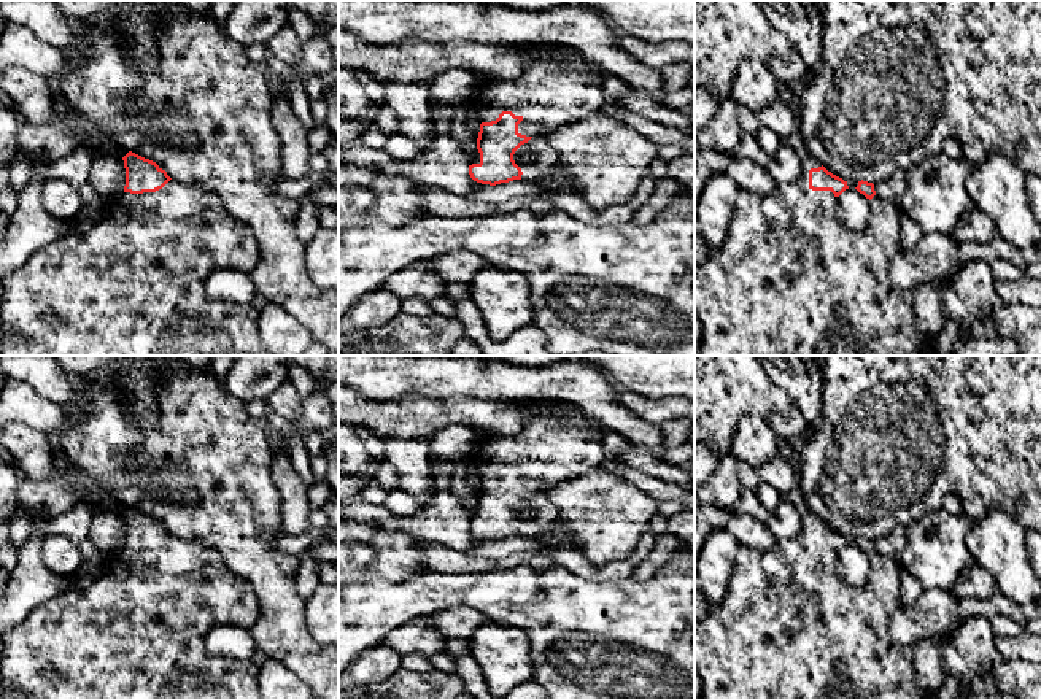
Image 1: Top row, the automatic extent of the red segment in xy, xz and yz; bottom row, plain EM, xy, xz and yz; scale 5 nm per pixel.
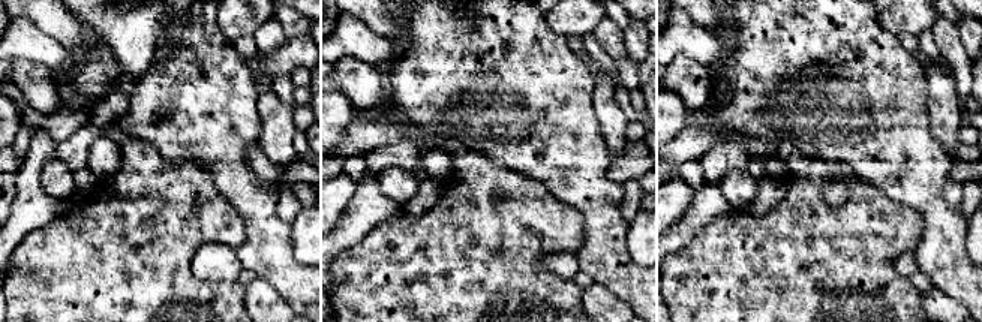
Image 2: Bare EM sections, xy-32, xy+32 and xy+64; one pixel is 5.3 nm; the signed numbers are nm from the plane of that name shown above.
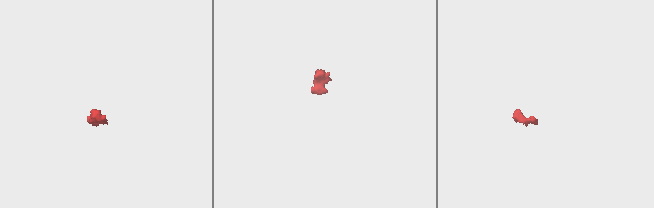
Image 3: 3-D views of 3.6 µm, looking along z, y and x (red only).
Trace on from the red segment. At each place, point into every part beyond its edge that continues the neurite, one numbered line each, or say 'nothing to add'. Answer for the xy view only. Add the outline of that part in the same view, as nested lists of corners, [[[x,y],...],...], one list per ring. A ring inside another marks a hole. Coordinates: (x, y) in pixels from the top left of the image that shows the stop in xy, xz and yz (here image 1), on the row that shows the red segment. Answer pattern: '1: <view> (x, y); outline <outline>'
1: xy (134, 283); outline [[[170,180],[156,192],[122,192],[105,200],[103,216],[87,230],[75,229],[60,235],[5,276],[0,292],[2,356],[273,356],[261,338],[259,307],[211,300],[205,294],[205,281],[211,272],[230,268],[251,273],[259,261],[261,253],[254,232],[224,208],[216,192],[176,180]]]

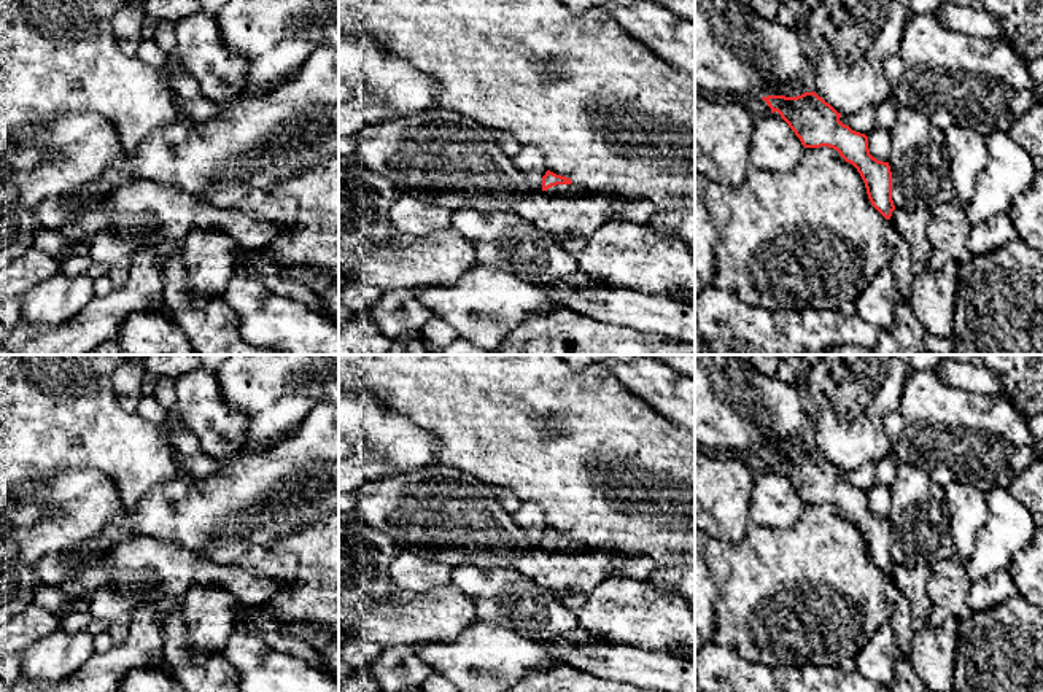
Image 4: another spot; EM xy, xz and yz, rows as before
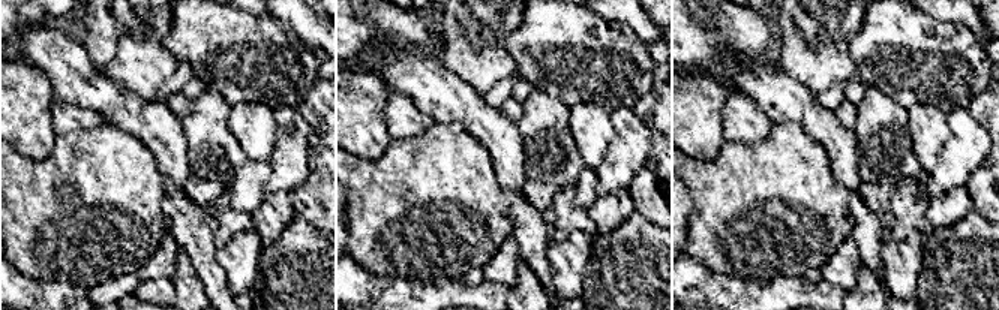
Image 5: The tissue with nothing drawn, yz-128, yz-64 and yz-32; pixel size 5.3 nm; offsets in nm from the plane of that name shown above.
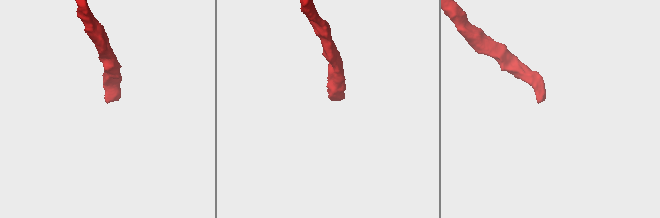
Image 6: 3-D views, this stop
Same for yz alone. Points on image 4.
1: yz (902, 261); outline [[[886,220],[884,223],[884,239],[894,250],[894,256],[887,267],[894,272],[905,302],[909,302],[911,285],[916,278],[916,275],[913,274],[913,251],[909,248],[909,243],[897,232],[890,220]]]

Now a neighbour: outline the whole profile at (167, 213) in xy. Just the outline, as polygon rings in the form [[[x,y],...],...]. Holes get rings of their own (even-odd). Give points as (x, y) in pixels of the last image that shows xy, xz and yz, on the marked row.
[[[130,181],[107,199],[94,200],[89,194],[78,199],[79,210],[62,234],[70,242],[89,242],[107,227],[119,227],[146,243],[183,240],[194,229],[213,229],[232,237],[243,251],[266,248],[280,232],[277,224],[258,221],[231,207],[218,208],[175,186],[154,181]]]

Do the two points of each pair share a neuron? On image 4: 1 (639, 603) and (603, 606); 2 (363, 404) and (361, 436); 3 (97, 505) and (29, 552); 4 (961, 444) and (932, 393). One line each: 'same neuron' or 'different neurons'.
1: same neuron
2: same neuron
3: same neuron
4: same neuron

